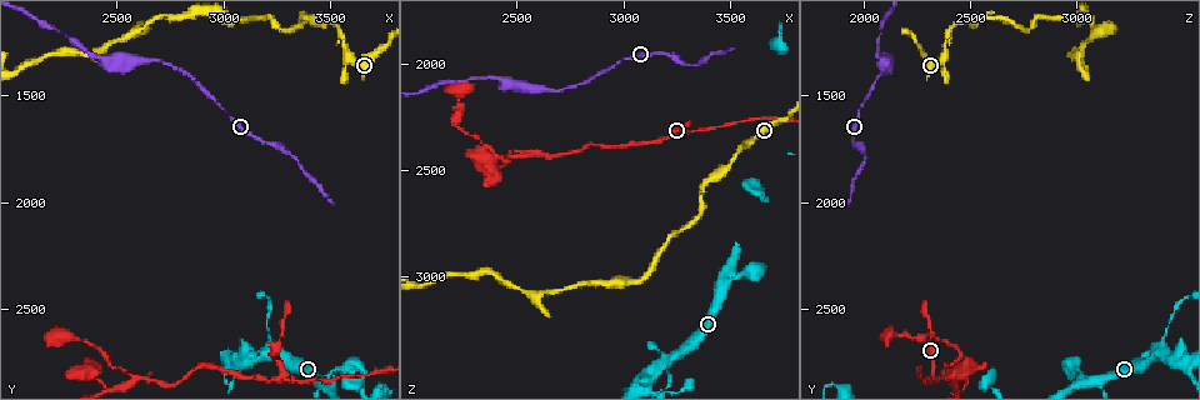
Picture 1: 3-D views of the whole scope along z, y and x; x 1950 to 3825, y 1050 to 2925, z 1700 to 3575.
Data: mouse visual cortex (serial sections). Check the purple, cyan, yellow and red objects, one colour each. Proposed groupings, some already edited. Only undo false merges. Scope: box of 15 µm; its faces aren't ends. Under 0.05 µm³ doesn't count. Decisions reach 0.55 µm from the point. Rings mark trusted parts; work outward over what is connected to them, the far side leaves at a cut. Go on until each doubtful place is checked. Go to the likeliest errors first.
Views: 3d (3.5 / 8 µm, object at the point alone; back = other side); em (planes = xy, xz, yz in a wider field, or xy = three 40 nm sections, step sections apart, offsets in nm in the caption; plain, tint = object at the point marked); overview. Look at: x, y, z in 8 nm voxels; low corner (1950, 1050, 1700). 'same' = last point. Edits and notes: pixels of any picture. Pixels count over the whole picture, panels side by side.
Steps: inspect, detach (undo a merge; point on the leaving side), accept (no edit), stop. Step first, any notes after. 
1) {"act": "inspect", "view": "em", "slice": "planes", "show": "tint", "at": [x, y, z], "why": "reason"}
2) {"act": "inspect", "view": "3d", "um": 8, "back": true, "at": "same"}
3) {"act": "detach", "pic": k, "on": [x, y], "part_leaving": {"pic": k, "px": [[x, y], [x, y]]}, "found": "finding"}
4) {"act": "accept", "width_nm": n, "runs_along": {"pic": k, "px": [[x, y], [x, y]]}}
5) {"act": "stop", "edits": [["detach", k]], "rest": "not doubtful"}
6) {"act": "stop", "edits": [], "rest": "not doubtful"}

{"act": "inspect", "view": "3d", "um": 3.5, "back": true, "at": [3210, 2710, 3380], "why": "small branch off a trunk"}

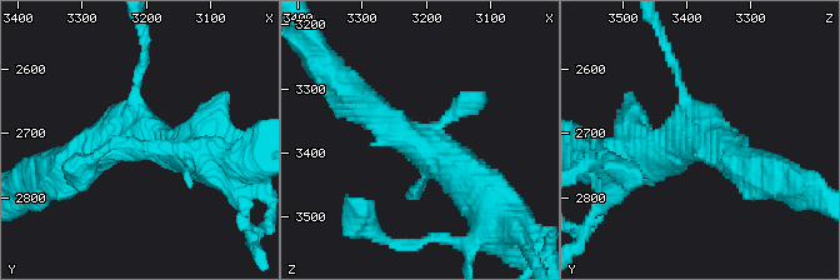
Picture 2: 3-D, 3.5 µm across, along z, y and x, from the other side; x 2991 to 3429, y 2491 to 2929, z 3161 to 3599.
{"act": "inspect", "view": "em", "slice": "xy", "step": 3, "show": "tint", "at": [3215, 2705, 3380]}

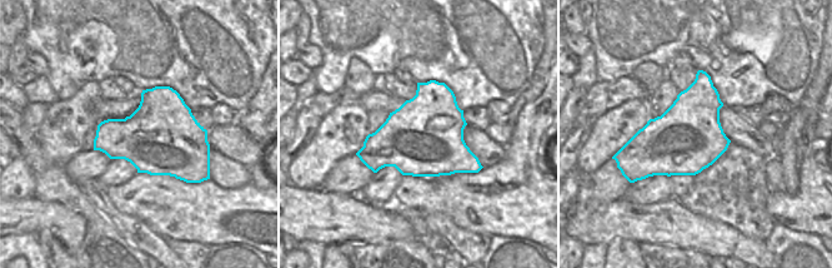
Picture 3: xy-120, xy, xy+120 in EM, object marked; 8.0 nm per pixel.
{"act": "inspect", "view": "em", "slice": "planes", "show": "tint", "at": "same", "why": "cut it another way"}

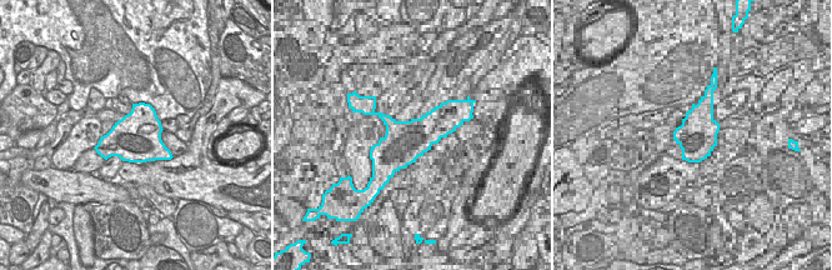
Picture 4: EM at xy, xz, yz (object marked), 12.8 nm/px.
{"act": "accept", "runs_along": {"pic": 2, "px": [[353, 96], [479, 186]]}, "found": "all the same cell"}

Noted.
{"act": "inspect", "view": "3d", "um": 8, "at": [3270, 2810, 2320]}

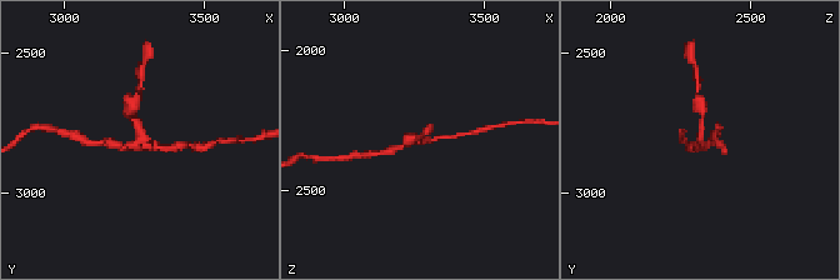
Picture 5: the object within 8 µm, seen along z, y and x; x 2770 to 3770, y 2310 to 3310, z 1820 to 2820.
{"act": "inspect", "view": "em", "slice": "xy", "step": 2, "show": "tint", "at": [3250, 2810, 2320], "arms": 3, "arm_widths_nm": [150, 150, 200], "why": "need the tissue"}

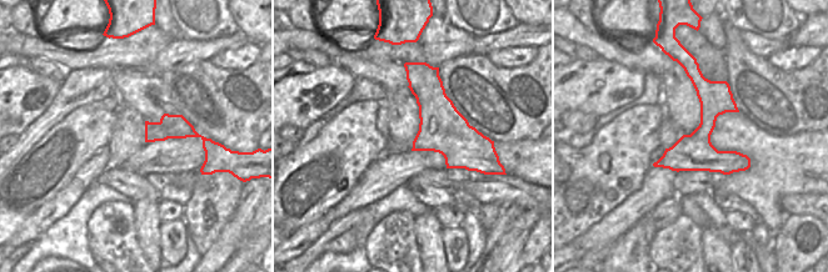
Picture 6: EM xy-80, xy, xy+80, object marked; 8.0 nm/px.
{"act": "accept", "width_nm": 380, "runs_along": {"pic": 6, "px": [[688, 70], [707, 90], [706, 146], [744, 166]]}, "found": "continuous, no second cell"}

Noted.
{"act": "inspect", "view": "3d", "um": 3.5, "at": [2580, 2840, 2410]}

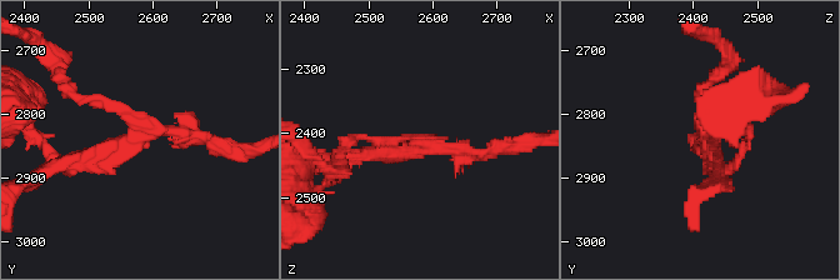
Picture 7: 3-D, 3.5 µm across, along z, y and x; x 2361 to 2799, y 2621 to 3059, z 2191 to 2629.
{"act": "inspect", "view": "em", "slice": "xy", "step": 2, "show": "tint", "at": [2590, 2825, 2425], "why": "shape alone is not enough"}

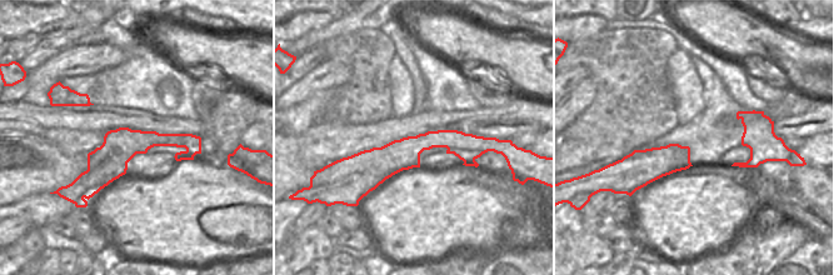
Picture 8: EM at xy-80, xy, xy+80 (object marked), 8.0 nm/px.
{"act": "accept", "width_nm": 260, "runs_along": {"pic": 8, "px": [[479, 149], [428, 140], [385, 161], [353, 161]]}, "found": "all the same cell"}

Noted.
{"act": "stop", "edits": [], "rest": "not doubtful"}

